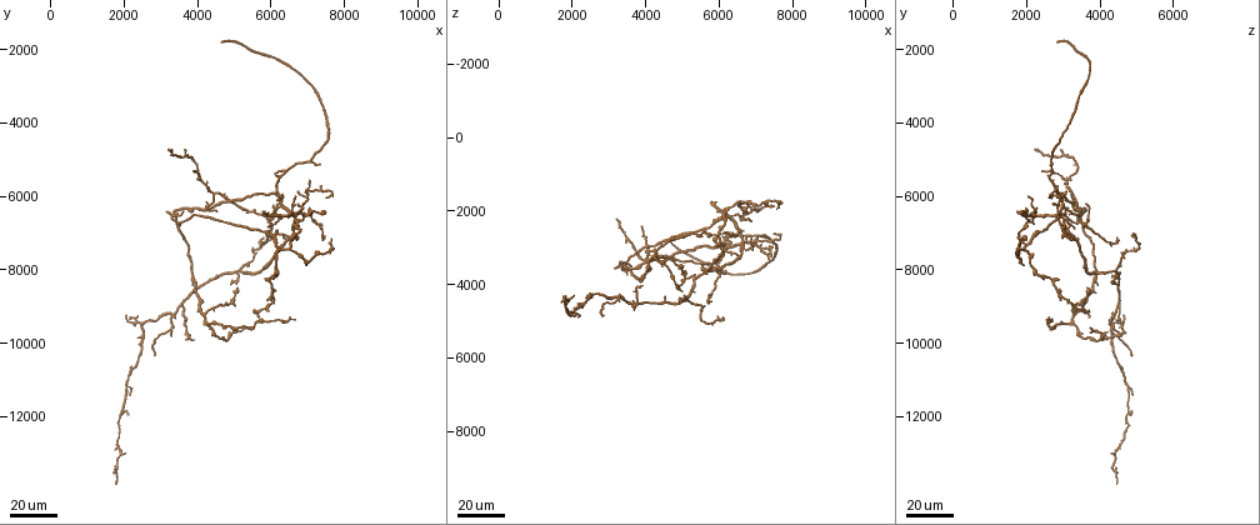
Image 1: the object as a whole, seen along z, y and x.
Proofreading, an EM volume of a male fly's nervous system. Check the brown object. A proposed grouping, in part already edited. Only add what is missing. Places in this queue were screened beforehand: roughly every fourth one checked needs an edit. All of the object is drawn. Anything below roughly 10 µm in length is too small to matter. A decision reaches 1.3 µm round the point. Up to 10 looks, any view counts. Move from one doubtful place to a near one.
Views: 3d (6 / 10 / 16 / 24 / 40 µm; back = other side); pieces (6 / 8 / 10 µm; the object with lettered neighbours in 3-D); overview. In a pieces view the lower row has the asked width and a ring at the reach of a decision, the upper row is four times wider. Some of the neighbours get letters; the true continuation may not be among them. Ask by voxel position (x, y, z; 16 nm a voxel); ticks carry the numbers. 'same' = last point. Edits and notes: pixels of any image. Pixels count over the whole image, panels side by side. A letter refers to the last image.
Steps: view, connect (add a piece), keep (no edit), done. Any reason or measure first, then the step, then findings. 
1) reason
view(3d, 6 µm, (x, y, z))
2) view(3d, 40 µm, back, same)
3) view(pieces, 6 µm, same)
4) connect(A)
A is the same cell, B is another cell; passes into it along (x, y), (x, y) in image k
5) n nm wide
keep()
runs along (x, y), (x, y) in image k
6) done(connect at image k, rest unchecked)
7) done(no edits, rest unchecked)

free end
view(3d, 40 µm, (5800, 6400, 1700))

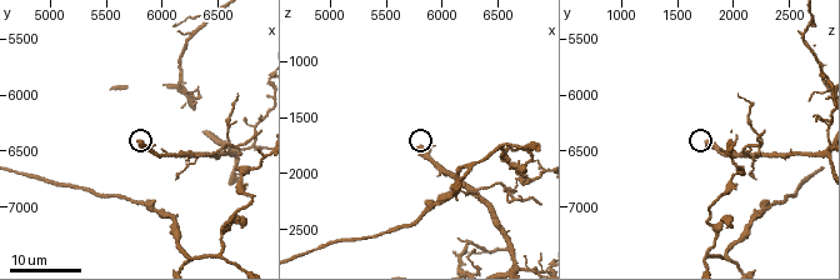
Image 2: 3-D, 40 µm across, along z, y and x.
see the neighbours
view(pieces, 8 µm, (5800, 6400, 1760))

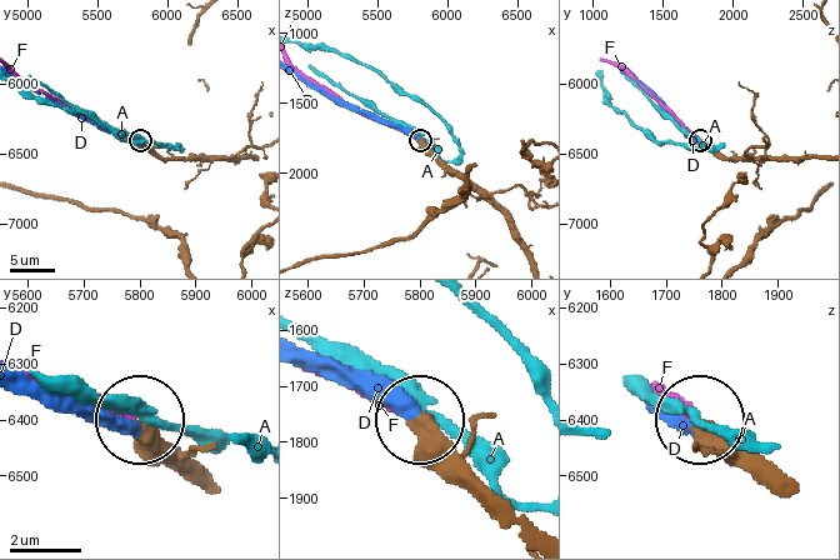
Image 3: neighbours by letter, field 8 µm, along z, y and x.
430 nm wide
connect(D)
D is the same cell, A and F are other cells; it goes on there

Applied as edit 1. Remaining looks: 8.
tapers out
view(3d, 24 µm, (6700, 5900, 3100))

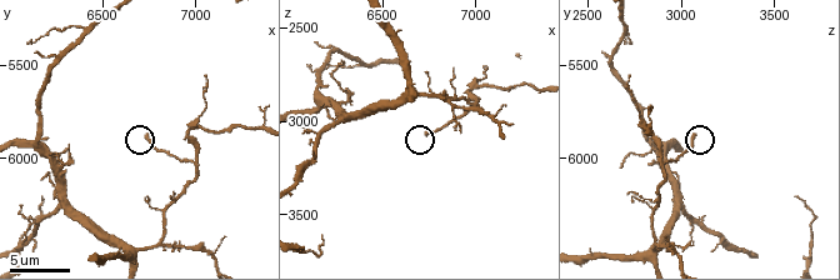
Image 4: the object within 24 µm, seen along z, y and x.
view(pieces, 6 µm, (6740, 5880, 3060))

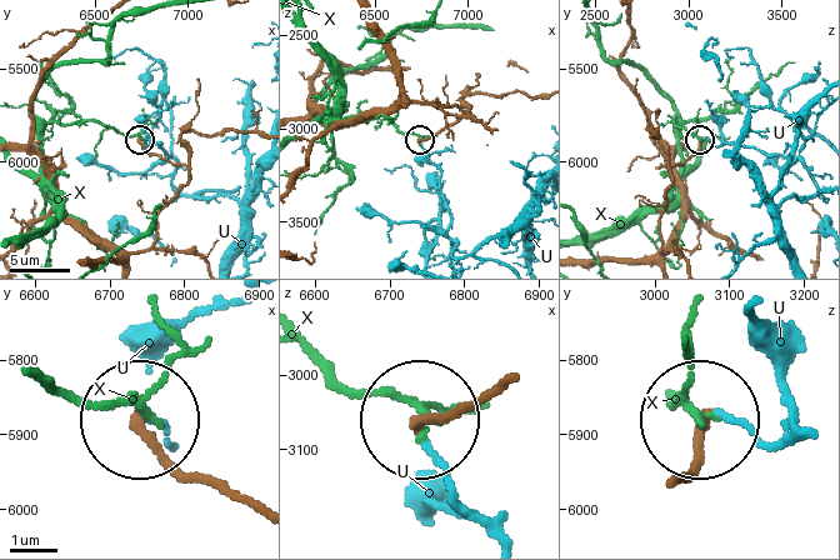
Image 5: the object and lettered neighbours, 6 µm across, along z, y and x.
180 nm wide
keep()
U and X are other cells; runs along (253, 505), (181, 466), (138, 421) in image 5; no lettered piece goes on from it

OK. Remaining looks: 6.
branch stops here
view(3d, 40 µm, (4700, 1800, 2900))

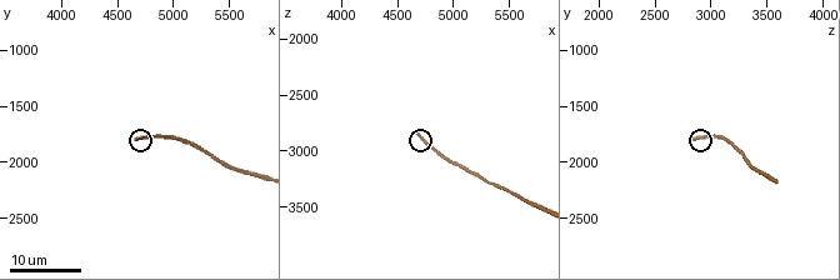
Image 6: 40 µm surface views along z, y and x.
view(pieces, 8 µm, (4660, 1800, 2840))

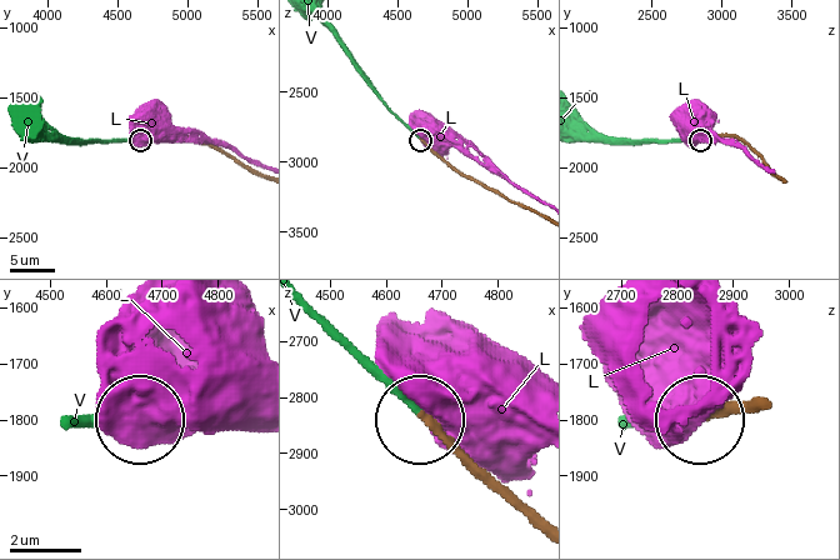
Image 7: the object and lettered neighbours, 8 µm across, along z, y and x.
connect(V)
V is the same cell, L is another cell; passes into it along (510, 503), (308, 305) in image 7; it goes on there

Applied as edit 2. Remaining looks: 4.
view(overview)

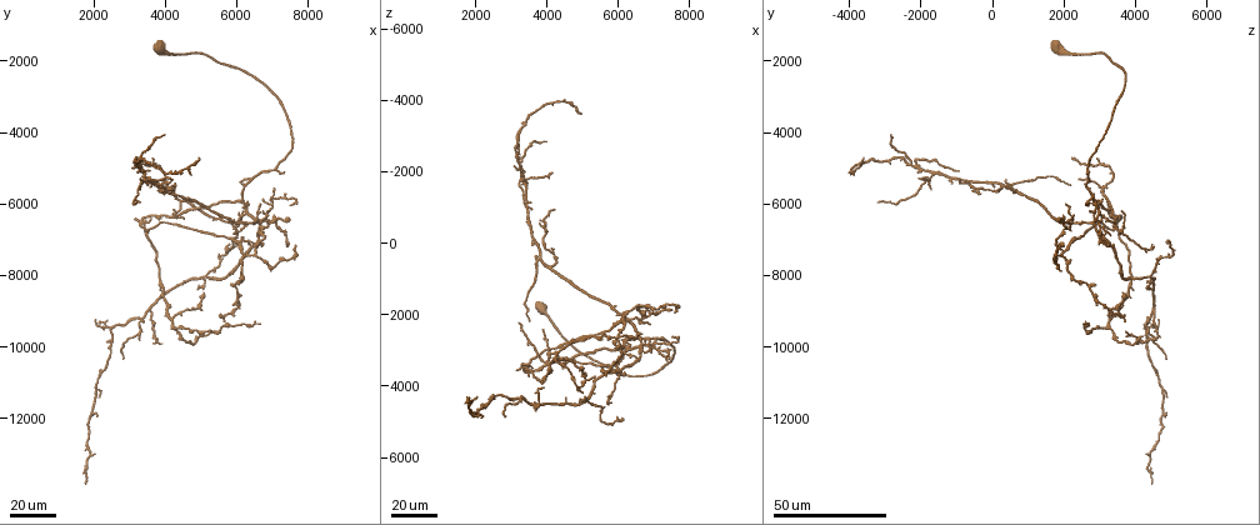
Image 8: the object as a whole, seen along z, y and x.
view(3d, 24 µm, (3100, 6400, 3600))

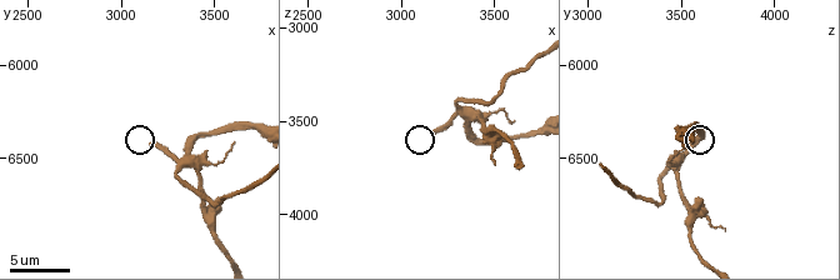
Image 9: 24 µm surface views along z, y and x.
view(pieces, 10 µm, (3180, 6420, 3560))

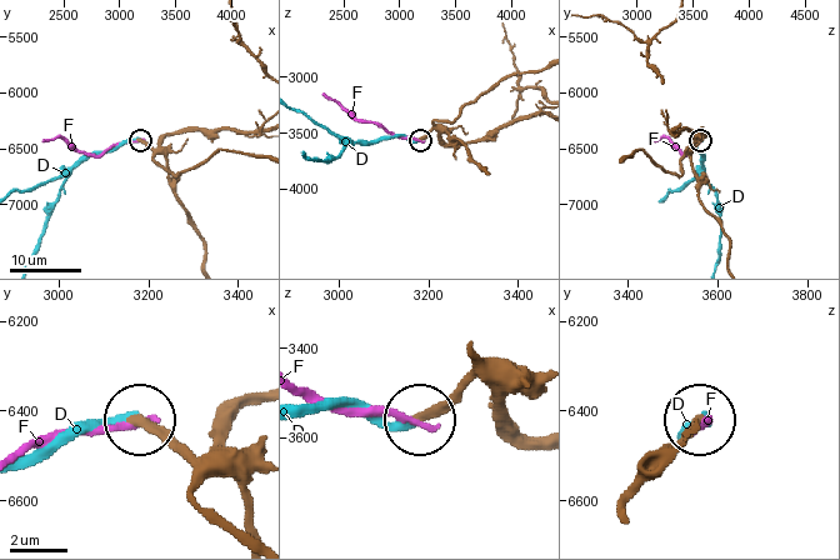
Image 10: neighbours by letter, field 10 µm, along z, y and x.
connect(D)
D is the same cell, F is another cell; passes into it along (489, 383), (463, 380), (410, 421), (305, 406) in image 10; the cell continues

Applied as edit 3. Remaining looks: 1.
done(connect at image 3, connect at image 7, connect at image 10, rest unchecked)

